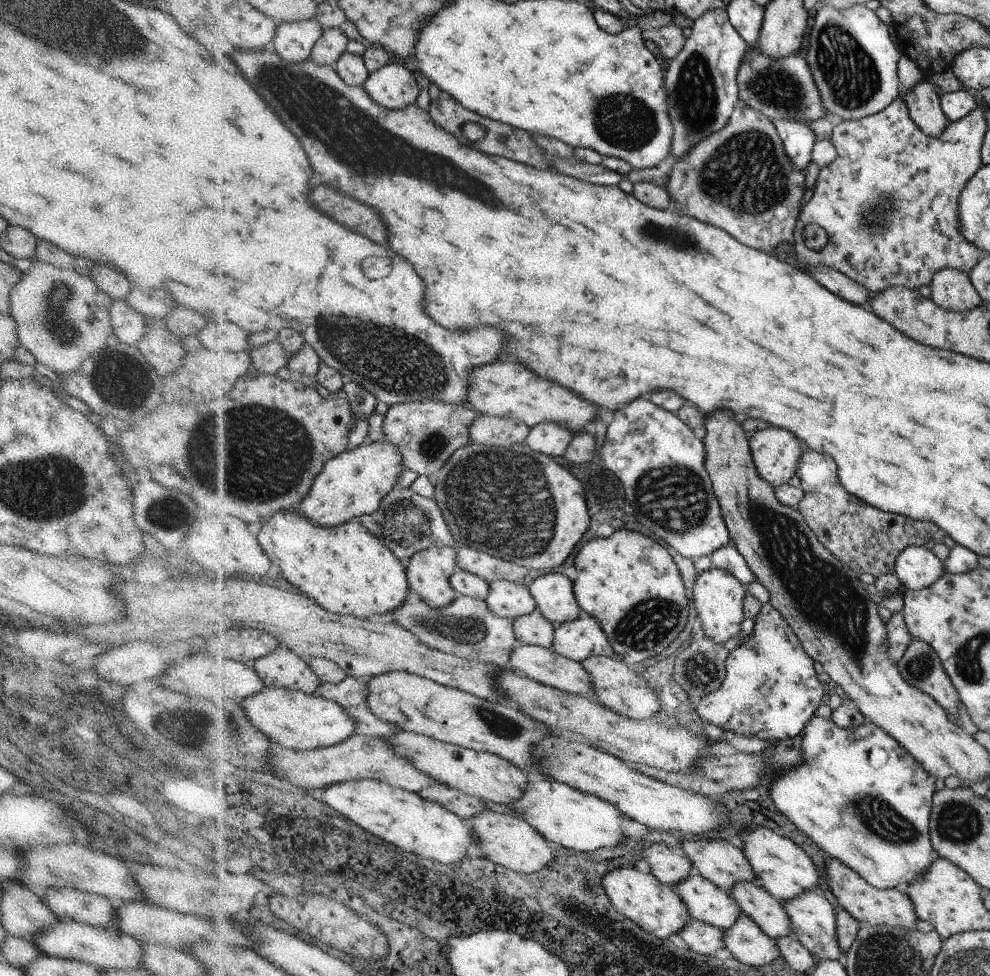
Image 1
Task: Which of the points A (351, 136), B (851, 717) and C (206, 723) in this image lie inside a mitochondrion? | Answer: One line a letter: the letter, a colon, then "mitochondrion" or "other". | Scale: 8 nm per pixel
A: mitochondrion
B: other
C: mitochondrion

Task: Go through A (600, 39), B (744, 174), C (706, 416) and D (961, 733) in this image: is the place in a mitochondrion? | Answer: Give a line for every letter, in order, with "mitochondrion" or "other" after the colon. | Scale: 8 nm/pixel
A: other
B: mitochondrion
C: other
D: other

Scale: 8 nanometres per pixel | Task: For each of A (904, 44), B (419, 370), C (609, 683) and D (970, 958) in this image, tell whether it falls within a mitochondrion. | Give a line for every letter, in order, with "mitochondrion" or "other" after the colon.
A: other
B: mitochondrion
C: other
D: mitochondrion

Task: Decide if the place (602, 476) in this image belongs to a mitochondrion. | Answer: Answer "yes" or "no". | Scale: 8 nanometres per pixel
no

